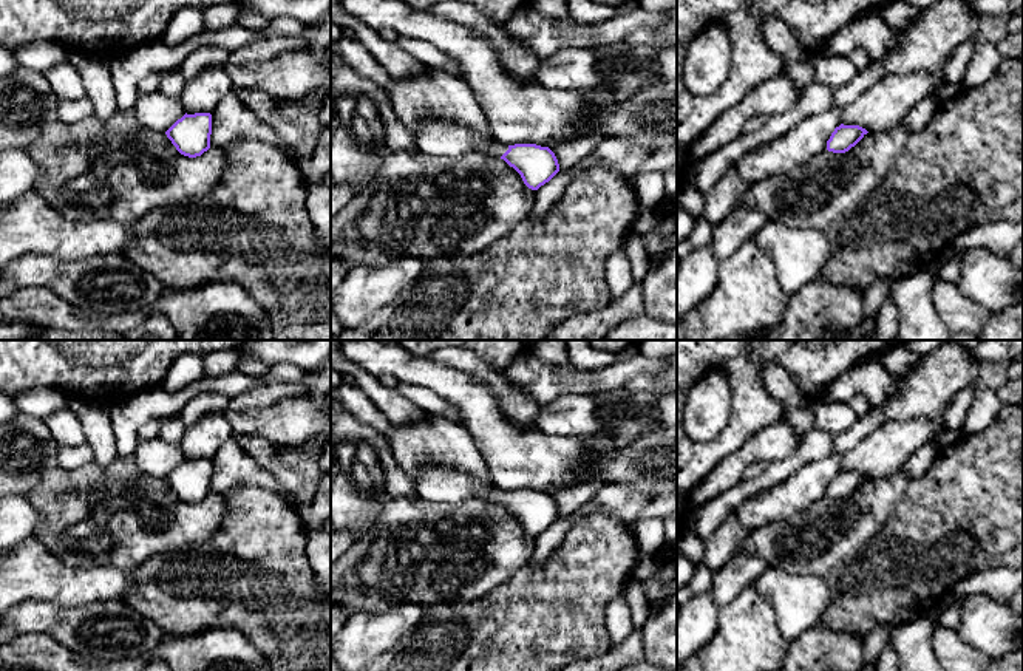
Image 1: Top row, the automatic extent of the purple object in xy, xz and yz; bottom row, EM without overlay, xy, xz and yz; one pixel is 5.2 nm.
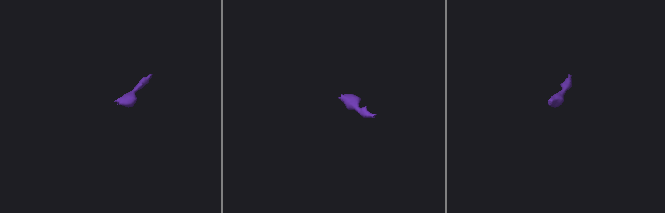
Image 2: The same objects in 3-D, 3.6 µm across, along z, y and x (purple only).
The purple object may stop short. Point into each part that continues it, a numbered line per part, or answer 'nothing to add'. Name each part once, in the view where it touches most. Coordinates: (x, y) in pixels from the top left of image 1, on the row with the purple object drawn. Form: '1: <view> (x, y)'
1: xz (436, 138)

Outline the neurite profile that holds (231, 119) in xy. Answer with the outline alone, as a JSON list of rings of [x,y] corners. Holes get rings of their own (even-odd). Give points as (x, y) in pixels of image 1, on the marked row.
[[[229,91],[212,113],[210,147],[224,150],[240,138],[267,142],[287,153],[291,158],[297,158],[292,145],[281,142],[277,131],[263,124],[232,91]]]

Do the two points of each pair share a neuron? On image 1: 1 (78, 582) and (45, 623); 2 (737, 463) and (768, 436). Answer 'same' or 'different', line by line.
1: different
2: same

